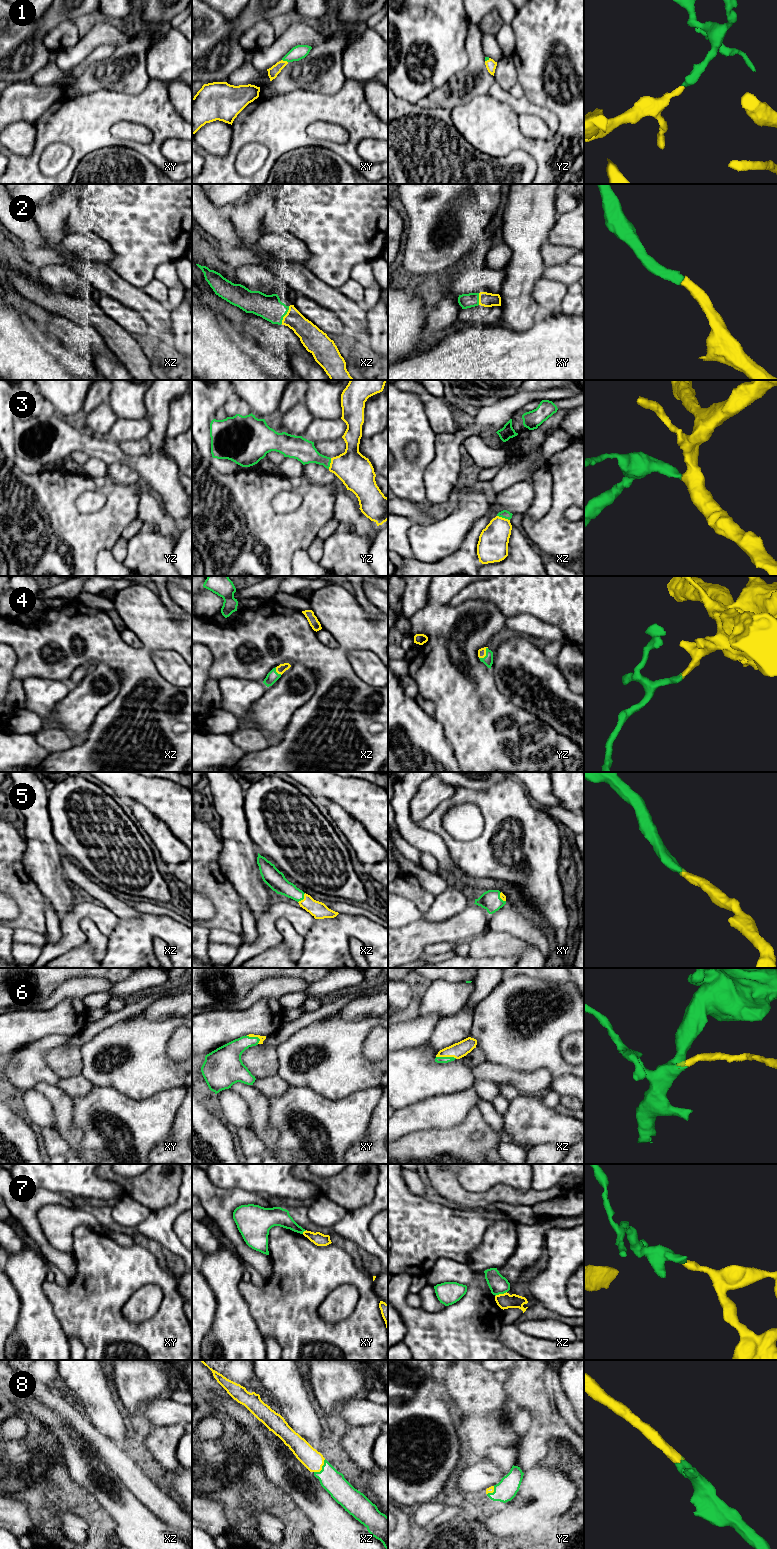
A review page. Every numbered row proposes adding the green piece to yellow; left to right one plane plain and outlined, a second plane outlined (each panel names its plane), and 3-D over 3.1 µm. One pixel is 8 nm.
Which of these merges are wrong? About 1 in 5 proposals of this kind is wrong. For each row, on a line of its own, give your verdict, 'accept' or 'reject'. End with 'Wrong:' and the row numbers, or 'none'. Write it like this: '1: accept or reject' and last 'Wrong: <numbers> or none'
1: accept
2: accept
3: accept
4: accept
5: accept
6: accept
7: reject
8: accept
Wrong: 7

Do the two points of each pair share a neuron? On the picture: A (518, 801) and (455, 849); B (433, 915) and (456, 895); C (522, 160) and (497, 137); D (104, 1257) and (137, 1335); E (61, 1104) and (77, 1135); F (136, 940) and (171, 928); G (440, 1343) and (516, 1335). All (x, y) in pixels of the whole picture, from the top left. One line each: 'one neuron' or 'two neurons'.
A: one neuron
B: one neuron
C: two neurons
D: one neuron
E: one neuron
F: one neuron
G: two neurons

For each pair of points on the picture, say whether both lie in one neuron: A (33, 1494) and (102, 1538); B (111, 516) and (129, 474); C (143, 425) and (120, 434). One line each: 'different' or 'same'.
A: same
B: different
C: same

